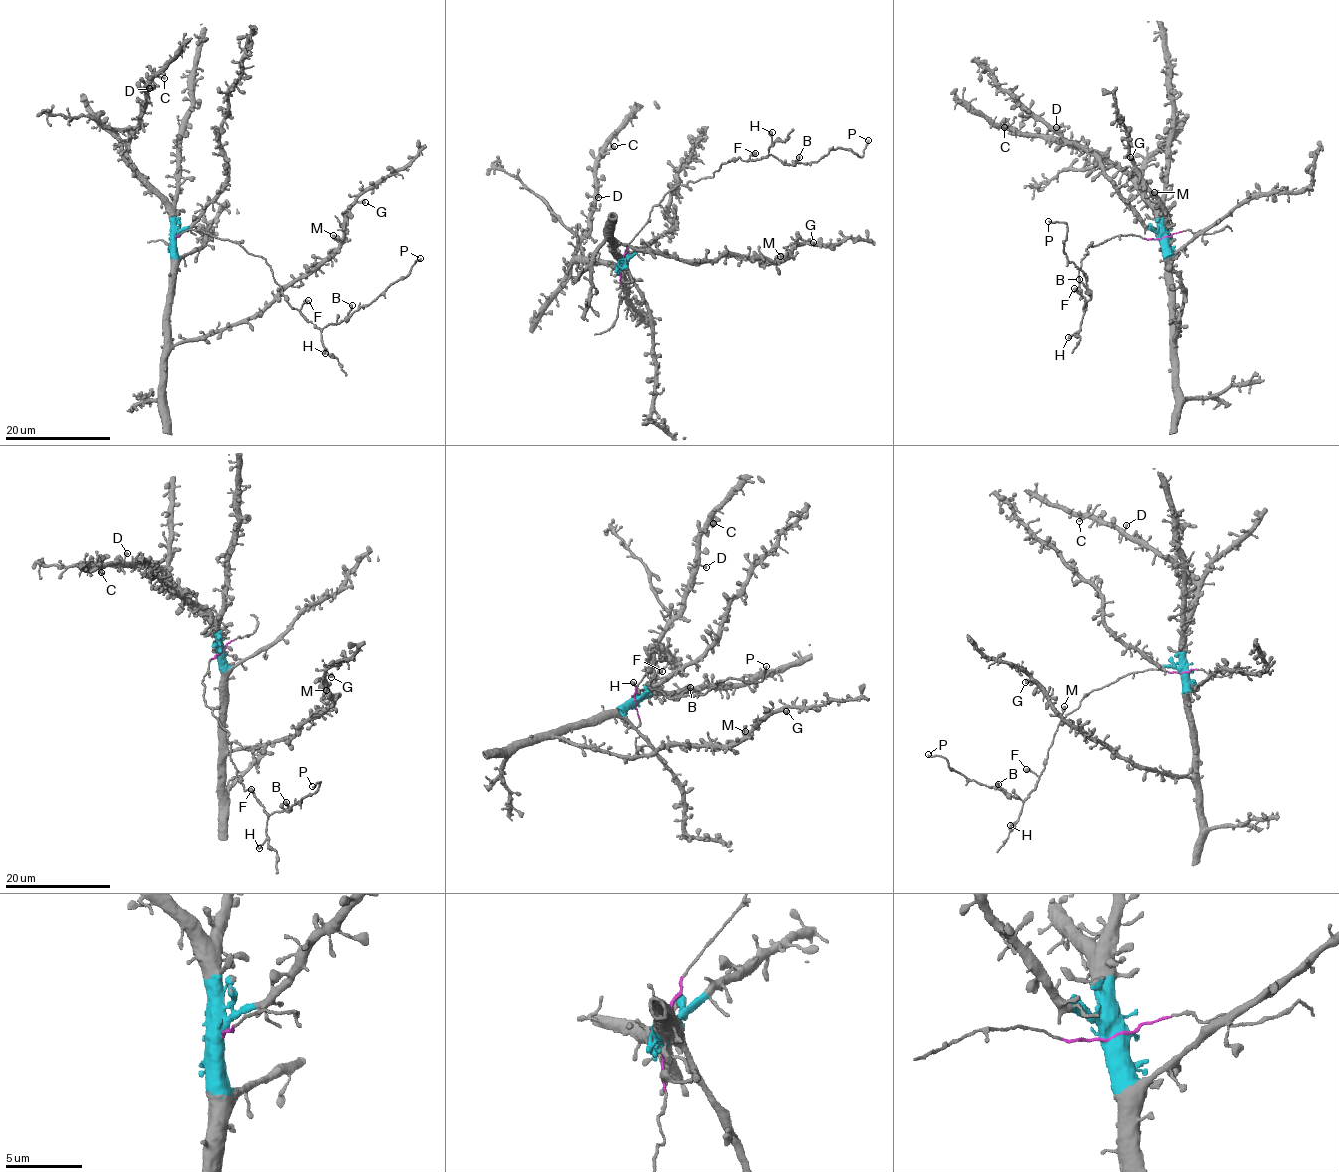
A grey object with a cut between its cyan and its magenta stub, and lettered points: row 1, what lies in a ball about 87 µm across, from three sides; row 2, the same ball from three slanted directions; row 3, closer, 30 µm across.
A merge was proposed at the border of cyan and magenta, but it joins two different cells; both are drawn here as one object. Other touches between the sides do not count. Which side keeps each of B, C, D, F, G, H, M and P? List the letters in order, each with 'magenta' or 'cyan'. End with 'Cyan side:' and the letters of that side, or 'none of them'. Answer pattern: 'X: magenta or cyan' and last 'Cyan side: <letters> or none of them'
B: magenta
C: cyan
D: cyan
F: magenta
G: cyan
H: magenta
M: cyan
P: magenta
Cyan side: C, D, G, M

